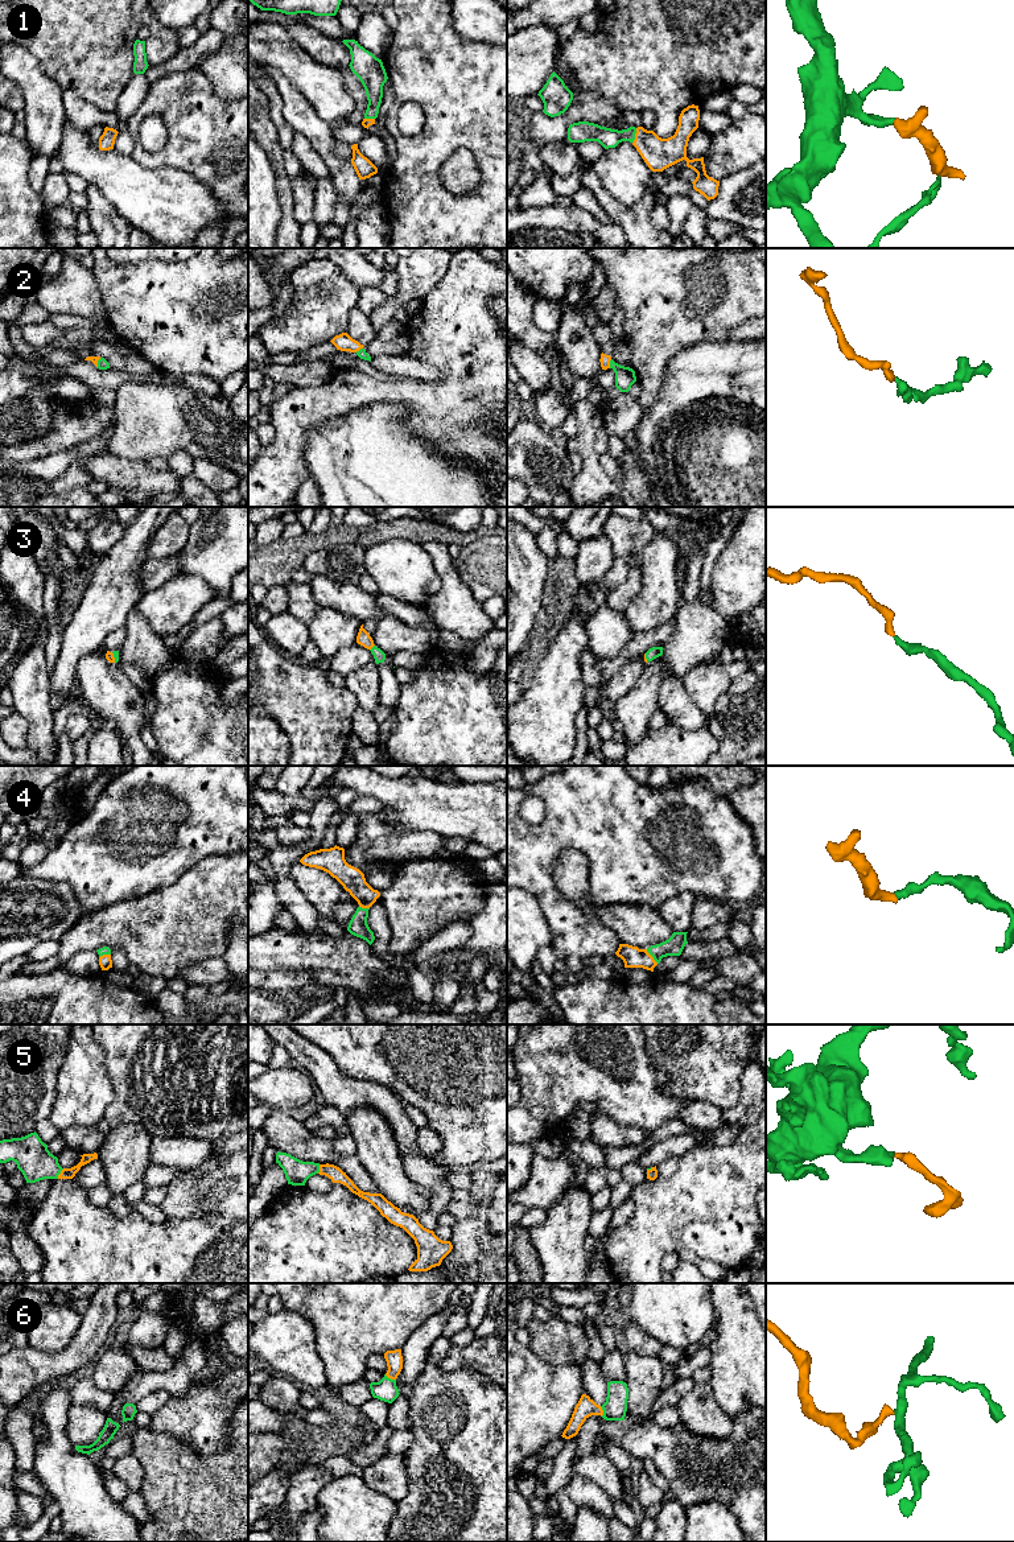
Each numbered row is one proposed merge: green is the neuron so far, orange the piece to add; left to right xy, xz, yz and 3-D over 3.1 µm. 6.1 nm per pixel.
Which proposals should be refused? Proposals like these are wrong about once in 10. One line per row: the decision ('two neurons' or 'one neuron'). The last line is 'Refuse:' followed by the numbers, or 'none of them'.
1: one neuron
2: one neuron
3: one neuron
4: one neuron
5: one neuron
6: one neuron
Refuse: none of them

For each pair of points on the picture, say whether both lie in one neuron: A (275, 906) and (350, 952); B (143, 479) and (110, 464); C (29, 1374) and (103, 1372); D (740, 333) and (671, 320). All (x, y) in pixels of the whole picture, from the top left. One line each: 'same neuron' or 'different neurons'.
A: different neurons
B: same neuron
C: different neurons
D: different neurons

